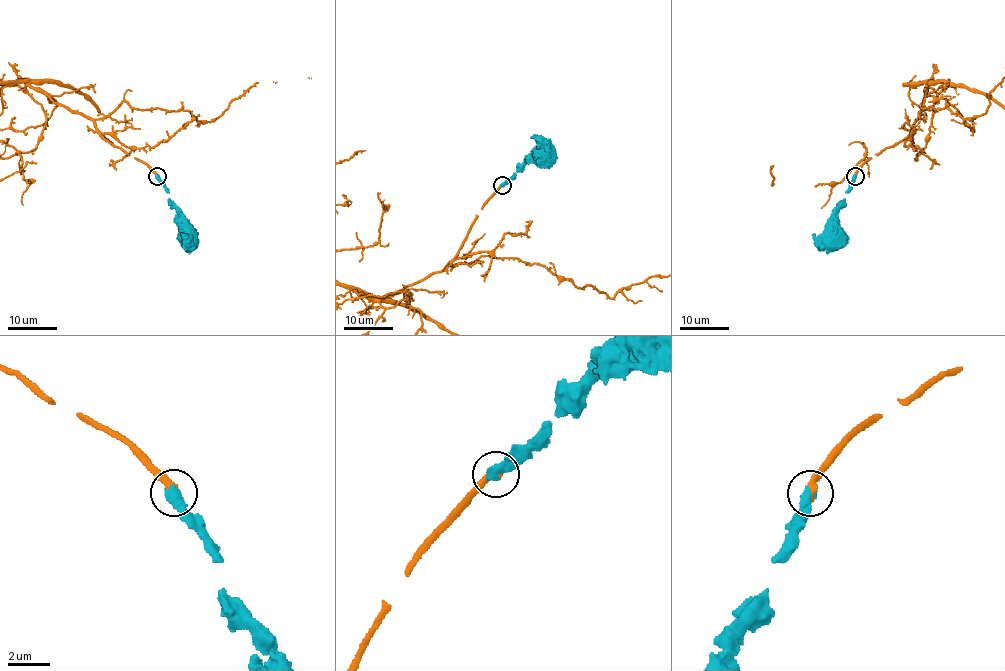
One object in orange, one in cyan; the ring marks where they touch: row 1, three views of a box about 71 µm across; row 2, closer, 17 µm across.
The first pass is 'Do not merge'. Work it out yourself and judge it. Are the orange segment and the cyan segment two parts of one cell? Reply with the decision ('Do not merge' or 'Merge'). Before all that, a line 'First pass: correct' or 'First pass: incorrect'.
First pass: incorrect
Merge

